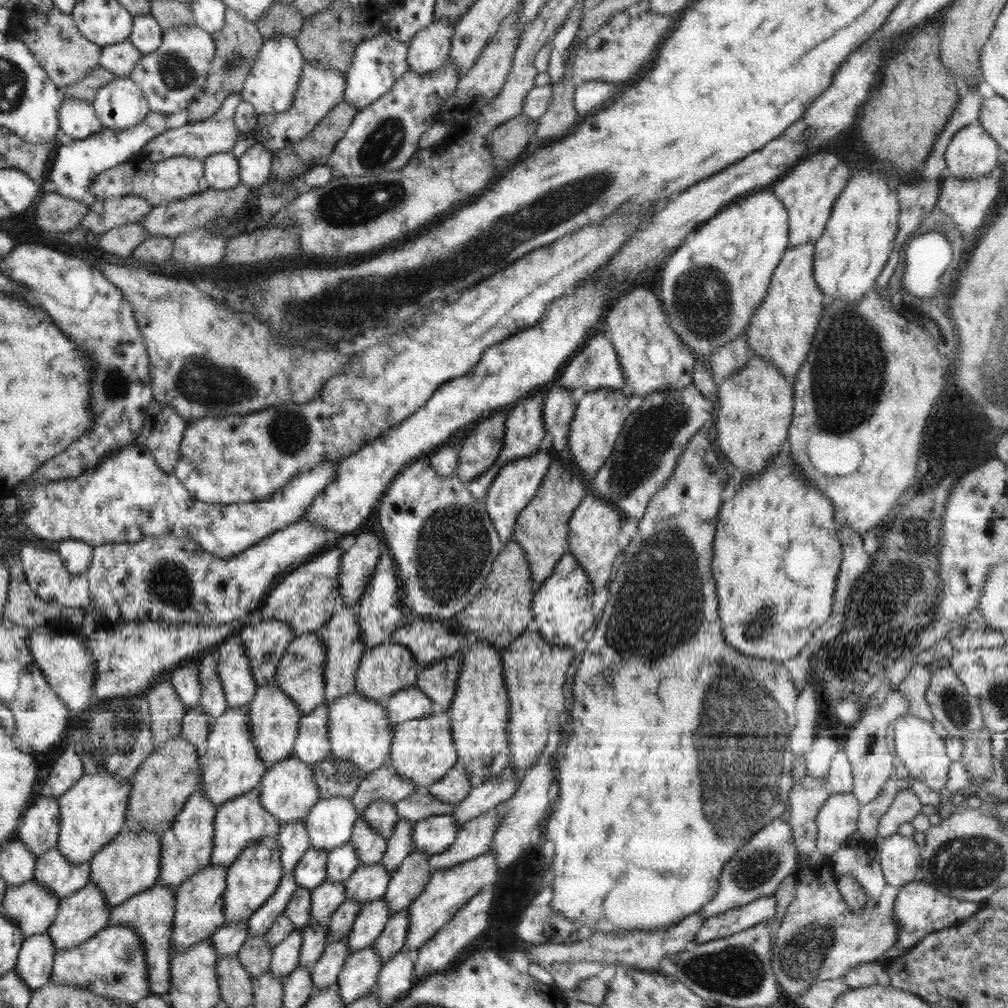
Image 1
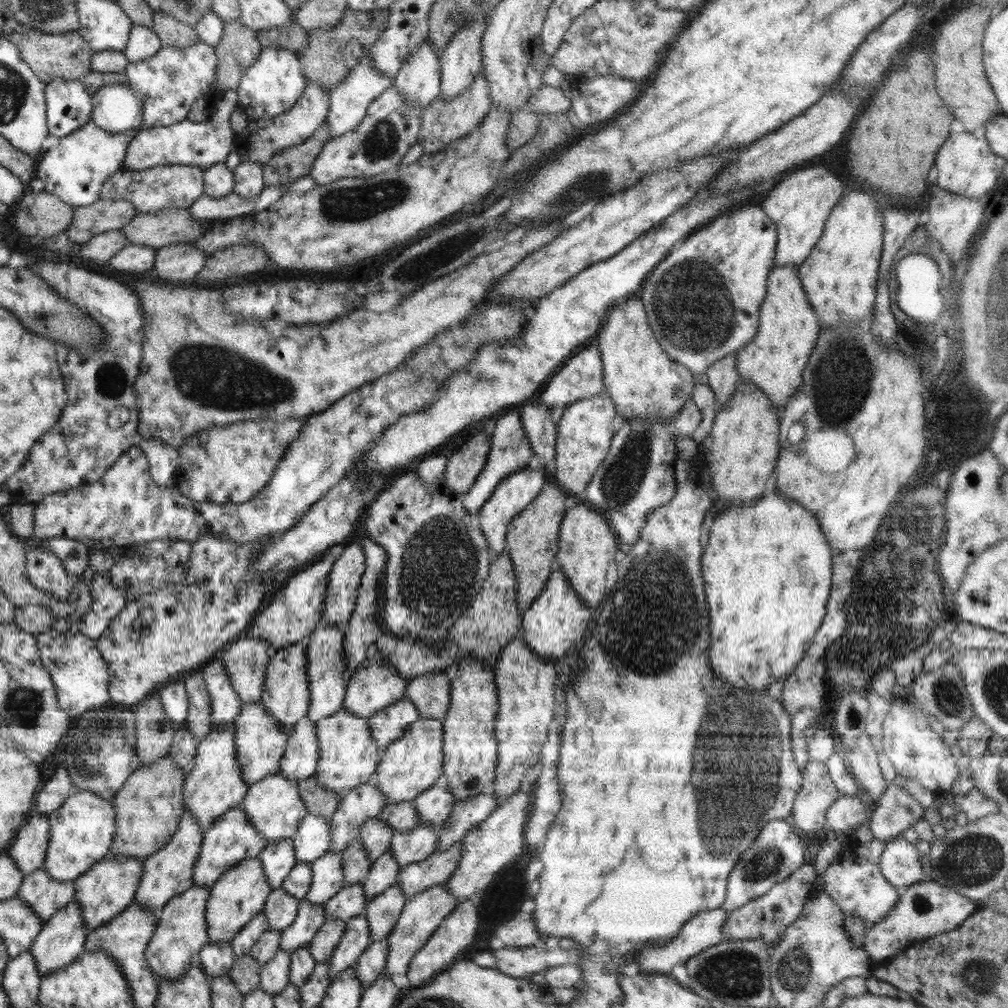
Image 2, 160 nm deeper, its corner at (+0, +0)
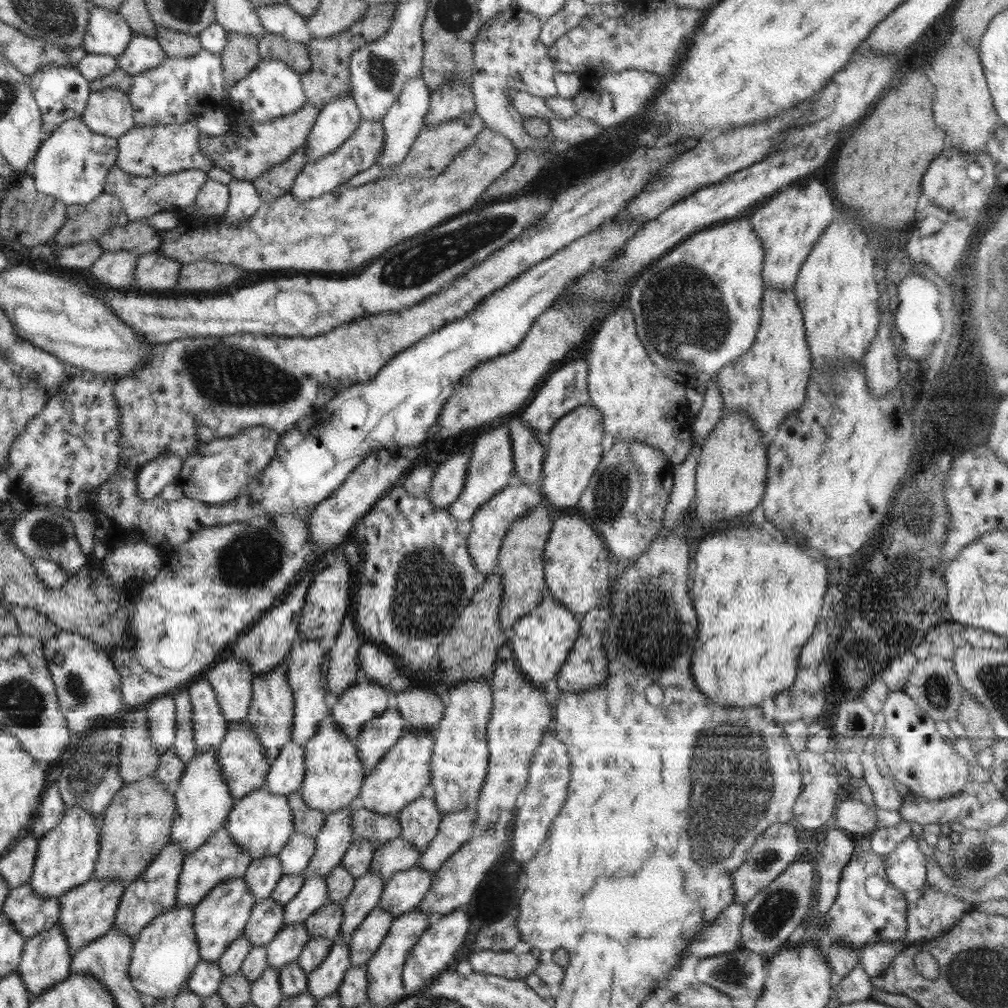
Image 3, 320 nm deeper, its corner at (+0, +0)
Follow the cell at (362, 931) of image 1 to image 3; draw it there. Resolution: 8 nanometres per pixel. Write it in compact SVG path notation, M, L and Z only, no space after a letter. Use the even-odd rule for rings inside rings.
M338 936L324 960L307 974L307 991L318 1001L334 994L350 967L349 940Z

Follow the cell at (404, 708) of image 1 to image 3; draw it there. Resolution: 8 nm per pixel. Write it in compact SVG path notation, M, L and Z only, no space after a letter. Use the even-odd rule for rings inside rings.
M395 705L360 728L361 732L355 738L354 743L364 767L364 774L370 774L374 766L380 762L390 747L394 746L394 743L407 732L407 729L408 723L402 719L402 715Z

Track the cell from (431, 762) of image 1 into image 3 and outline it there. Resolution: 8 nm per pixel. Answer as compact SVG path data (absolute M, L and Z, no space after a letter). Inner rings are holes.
M405 732L374 766L370 774L364 777L364 784L356 799L357 806L390 816L399 813L410 802L421 798L422 790L430 784L430 759L434 739L434 733Z

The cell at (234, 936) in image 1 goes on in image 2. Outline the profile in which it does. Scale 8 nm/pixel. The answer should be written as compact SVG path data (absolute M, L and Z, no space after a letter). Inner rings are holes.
M228 940L226 942L208 942L197 954L199 964L210 979L229 974L232 966L234 966L235 959L231 941Z

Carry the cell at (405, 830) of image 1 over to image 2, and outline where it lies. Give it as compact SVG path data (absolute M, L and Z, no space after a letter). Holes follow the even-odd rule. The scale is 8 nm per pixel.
M391 850L386 851L372 862L366 880L362 882L365 899L368 903L397 882L401 868L402 866L396 862Z

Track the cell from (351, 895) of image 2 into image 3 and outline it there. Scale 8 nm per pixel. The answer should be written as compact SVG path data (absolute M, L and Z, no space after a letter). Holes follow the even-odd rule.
M332 901L321 906L305 920L310 939L324 938L336 940L339 936L342 919L341 903Z

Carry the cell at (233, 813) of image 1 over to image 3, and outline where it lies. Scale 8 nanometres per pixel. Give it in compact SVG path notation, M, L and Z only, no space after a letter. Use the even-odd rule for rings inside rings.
M222 827L211 834L200 848L184 857L176 891L176 905L197 905L217 884L244 876L251 860L251 854L238 846L225 827Z

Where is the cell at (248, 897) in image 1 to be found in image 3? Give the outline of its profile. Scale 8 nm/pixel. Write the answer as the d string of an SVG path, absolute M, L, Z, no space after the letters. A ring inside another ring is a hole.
M241 876L217 884L194 906L193 927L201 960L206 962L218 960L220 955L230 946L230 943L242 936L256 901L257 899L249 891L249 886Z

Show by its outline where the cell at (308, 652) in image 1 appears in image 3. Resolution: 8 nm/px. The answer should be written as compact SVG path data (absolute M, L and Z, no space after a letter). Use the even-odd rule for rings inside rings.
M288 658L280 663L270 673L256 675L252 682L252 702L248 710L248 723L252 725L254 733L265 748L266 758L270 763L278 756L280 749L291 741L292 722L296 716L294 693L288 683Z

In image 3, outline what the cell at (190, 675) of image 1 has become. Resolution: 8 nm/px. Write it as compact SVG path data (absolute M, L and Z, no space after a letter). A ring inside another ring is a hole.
M173 696L154 699L146 710L150 736L160 754L173 746L176 736L176 705Z

